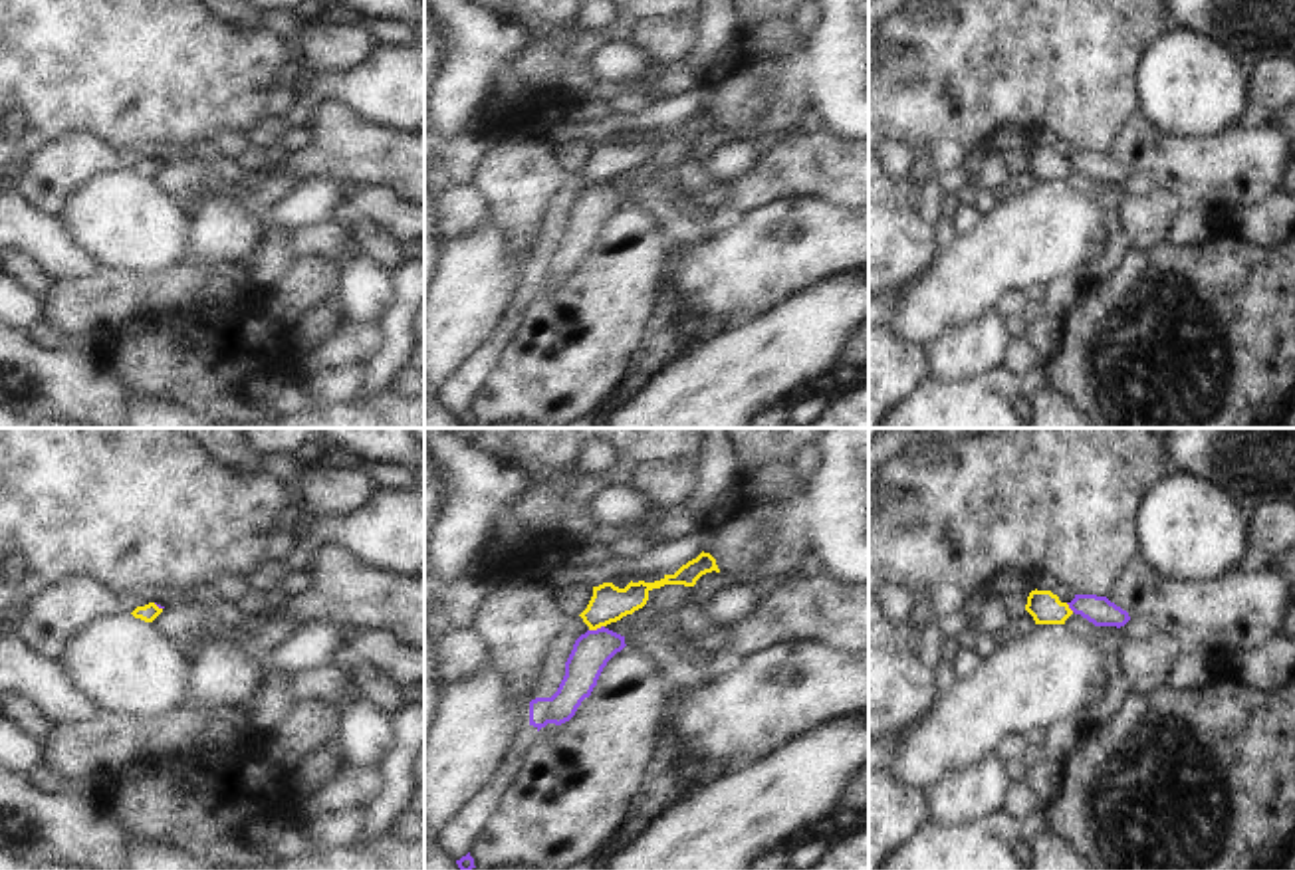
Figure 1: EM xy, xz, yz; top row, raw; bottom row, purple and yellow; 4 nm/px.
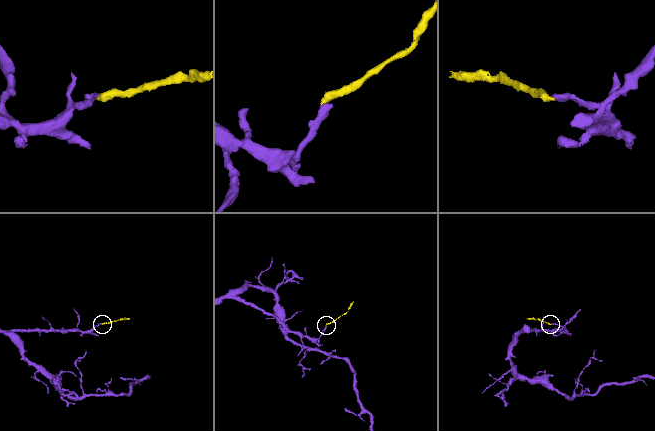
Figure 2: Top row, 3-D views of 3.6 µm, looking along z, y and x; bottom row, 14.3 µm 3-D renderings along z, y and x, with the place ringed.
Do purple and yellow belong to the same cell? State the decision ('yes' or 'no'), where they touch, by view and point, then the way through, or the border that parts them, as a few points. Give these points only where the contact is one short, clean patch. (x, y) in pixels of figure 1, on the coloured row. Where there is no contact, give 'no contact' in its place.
no; meets purple in xz at (597, 629); border along xz (603, 625), (589, 631)

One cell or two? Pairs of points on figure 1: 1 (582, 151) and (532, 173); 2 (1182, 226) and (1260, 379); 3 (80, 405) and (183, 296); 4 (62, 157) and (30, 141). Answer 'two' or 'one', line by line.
1: two
2: two
3: one
4: two

